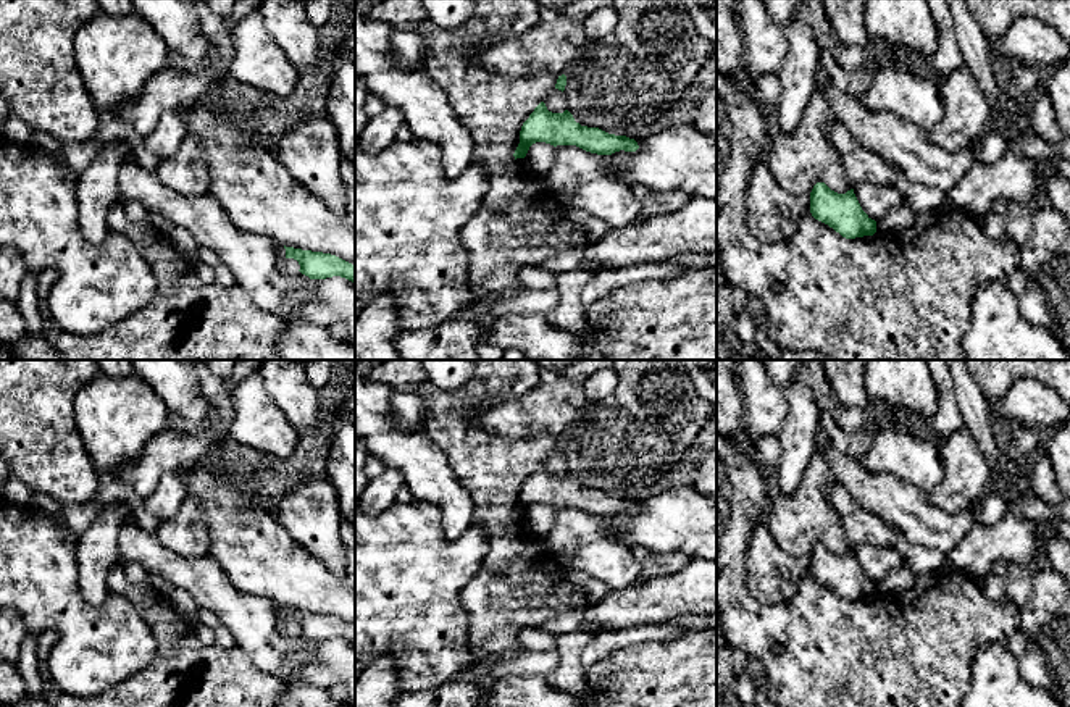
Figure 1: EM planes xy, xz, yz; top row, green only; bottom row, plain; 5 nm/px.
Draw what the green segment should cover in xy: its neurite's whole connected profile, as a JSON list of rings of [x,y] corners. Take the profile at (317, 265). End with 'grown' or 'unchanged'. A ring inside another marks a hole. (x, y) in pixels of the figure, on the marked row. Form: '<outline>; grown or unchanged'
[[[286,247],[286,258],[294,258],[300,265],[300,273],[310,279],[326,279],[332,276],[345,278],[355,282],[355,265],[323,252]]]; unchanged

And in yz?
[[[817,182],[810,192],[810,213],[846,239],[876,232],[876,221],[862,210],[854,189],[838,194],[825,182]]]; unchanged

